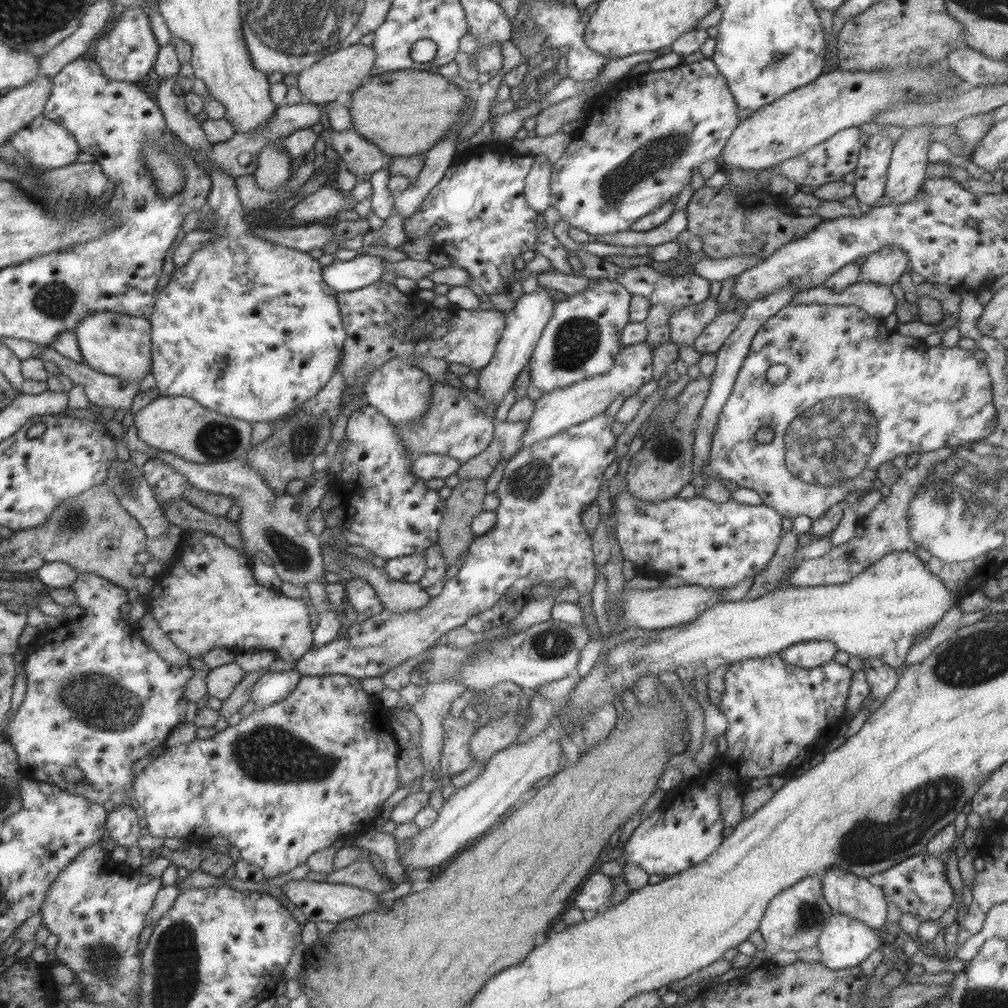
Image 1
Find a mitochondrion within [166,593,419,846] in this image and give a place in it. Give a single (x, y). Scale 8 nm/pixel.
(268, 755)

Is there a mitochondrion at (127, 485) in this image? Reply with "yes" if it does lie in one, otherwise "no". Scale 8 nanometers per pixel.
yes

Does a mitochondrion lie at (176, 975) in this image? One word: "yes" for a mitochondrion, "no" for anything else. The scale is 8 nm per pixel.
yes

